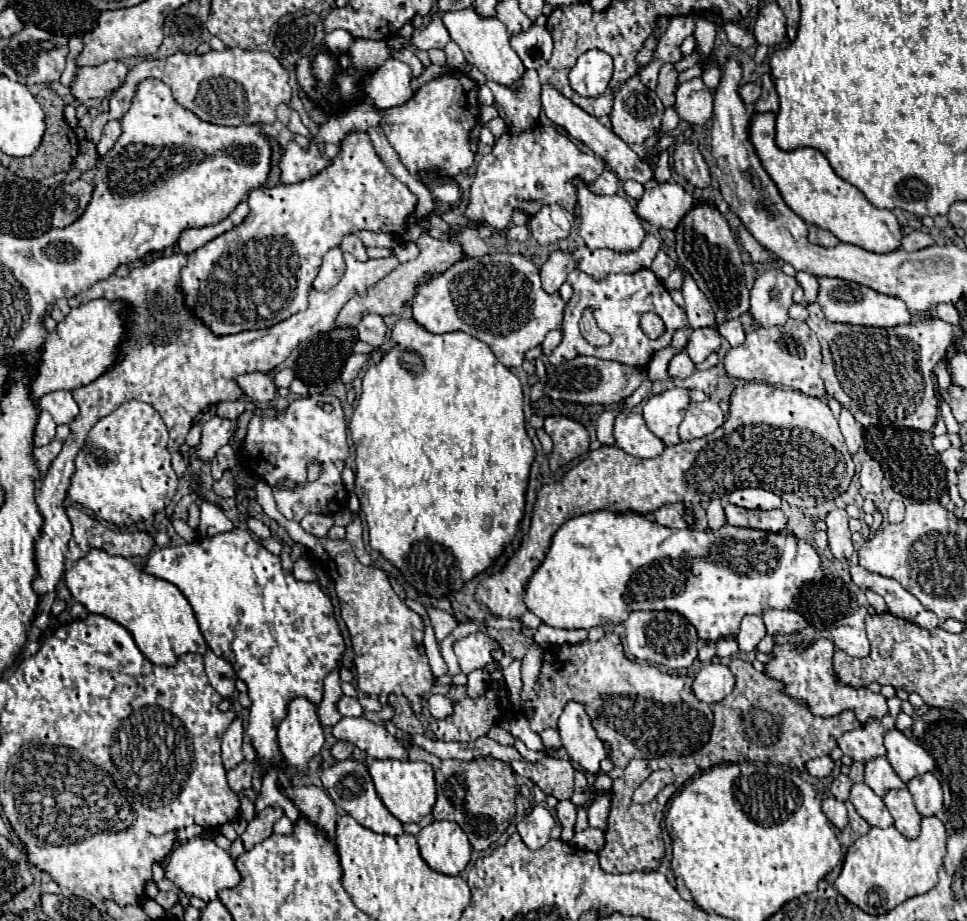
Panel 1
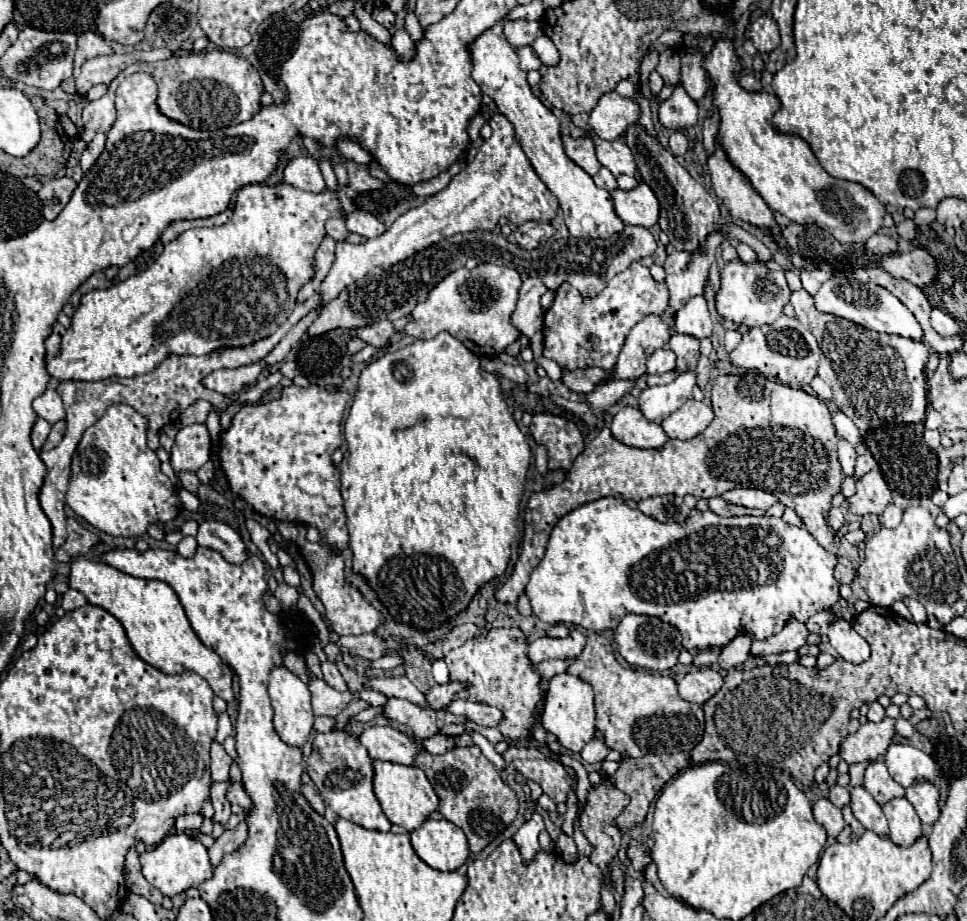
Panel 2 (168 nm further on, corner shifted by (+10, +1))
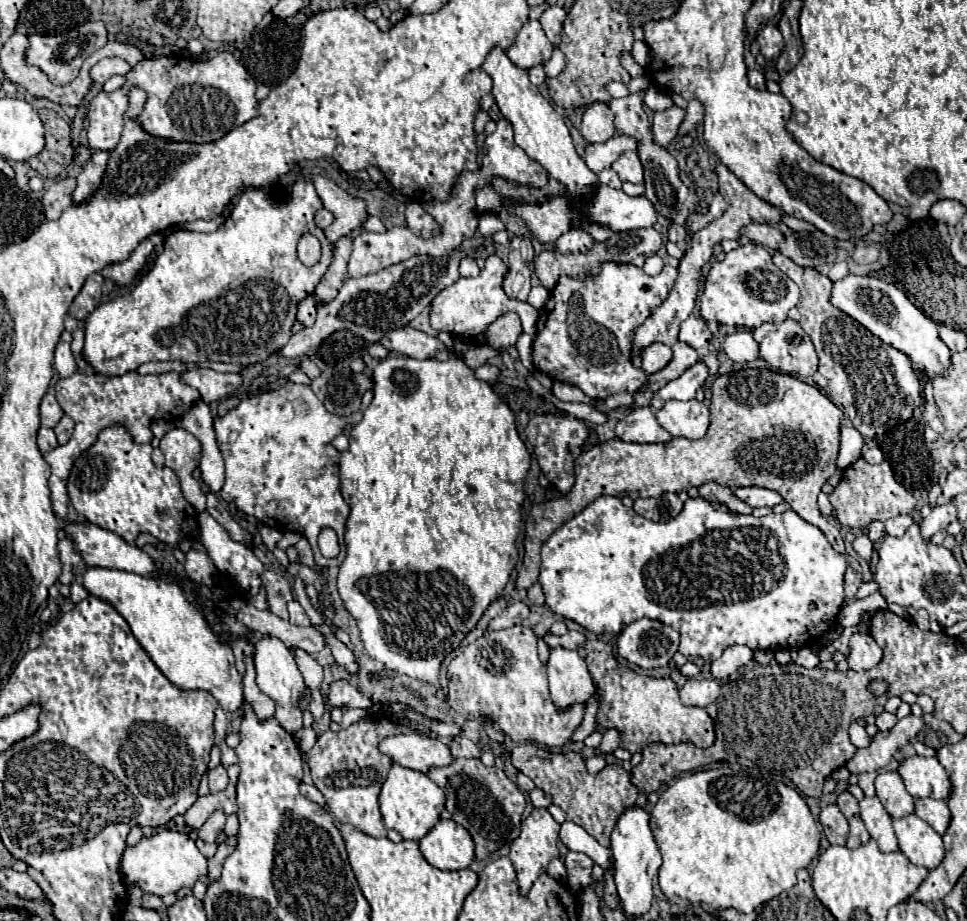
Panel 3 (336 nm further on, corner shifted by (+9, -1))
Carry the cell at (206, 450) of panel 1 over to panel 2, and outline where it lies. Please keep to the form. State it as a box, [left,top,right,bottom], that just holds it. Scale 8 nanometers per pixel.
[169,424,211,472]

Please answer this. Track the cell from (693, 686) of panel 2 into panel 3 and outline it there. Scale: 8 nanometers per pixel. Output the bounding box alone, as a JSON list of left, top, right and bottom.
[680,678,720,708]

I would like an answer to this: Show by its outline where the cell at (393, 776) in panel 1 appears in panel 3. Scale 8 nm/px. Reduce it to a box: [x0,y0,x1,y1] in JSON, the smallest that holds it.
[380,764,444,840]

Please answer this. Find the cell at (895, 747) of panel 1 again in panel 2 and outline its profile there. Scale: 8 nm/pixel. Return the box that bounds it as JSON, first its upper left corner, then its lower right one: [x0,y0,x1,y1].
[885,744,937,788]

